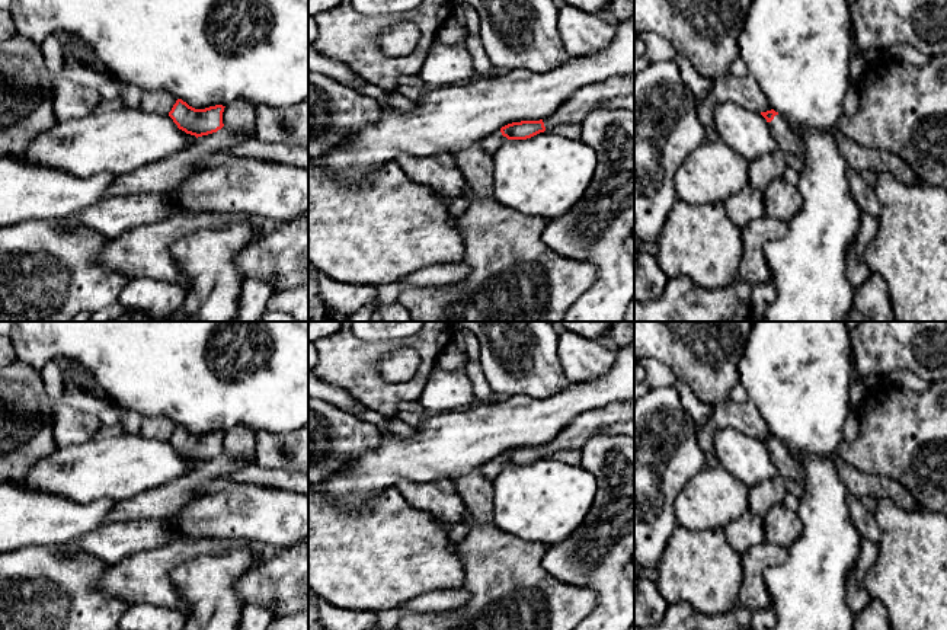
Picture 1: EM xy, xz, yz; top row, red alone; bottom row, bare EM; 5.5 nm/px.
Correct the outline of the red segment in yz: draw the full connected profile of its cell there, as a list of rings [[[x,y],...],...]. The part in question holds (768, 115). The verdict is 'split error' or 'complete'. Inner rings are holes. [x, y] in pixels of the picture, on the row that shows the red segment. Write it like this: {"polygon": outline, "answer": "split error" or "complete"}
{"polygon": [[[774,109],[761,112],[761,115],[770,124],[778,150],[784,153],[787,164],[800,172],[803,167],[803,145],[799,137],[791,132],[784,118]]], "answer": "split error"}

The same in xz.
{"polygon": [[[543,119],[512,122],[486,137],[482,141],[482,147],[486,153],[493,156],[496,150],[508,140],[527,140],[544,131],[546,127]]], "answer": "split error"}

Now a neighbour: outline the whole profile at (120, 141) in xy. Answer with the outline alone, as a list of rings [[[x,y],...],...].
[[[122,105],[116,111],[58,121],[36,134],[20,156],[12,157],[76,178],[102,172],[118,176],[179,153],[195,140],[169,115]]]

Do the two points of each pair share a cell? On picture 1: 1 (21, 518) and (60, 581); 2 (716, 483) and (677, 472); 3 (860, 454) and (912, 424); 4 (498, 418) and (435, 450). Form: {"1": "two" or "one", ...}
{"1": "two", "2": "two", "3": "one", "4": "one"}

